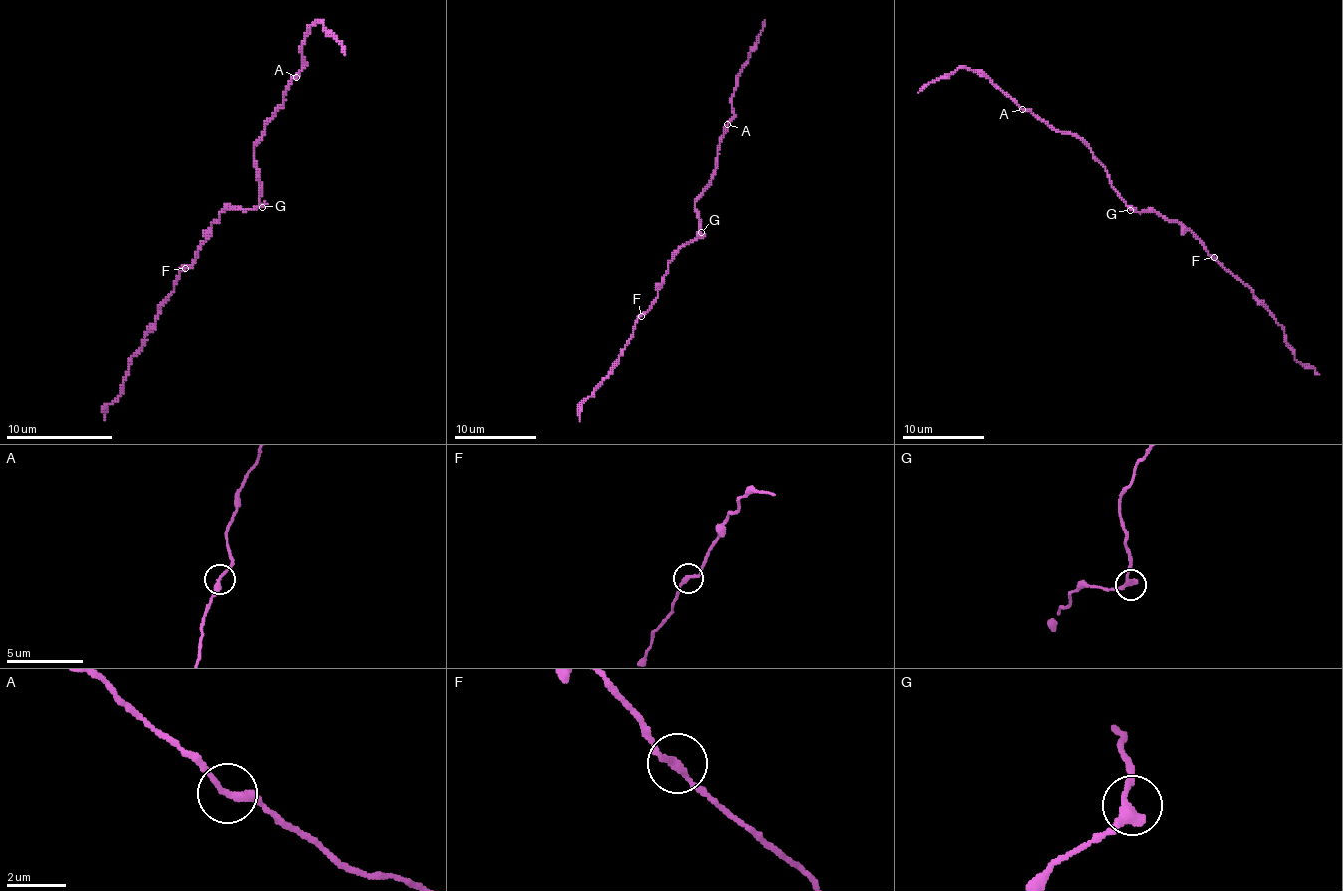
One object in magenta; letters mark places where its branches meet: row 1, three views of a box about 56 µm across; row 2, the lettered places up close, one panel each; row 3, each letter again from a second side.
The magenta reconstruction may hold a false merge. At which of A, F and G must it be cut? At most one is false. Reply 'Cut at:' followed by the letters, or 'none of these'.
Cut at: A

